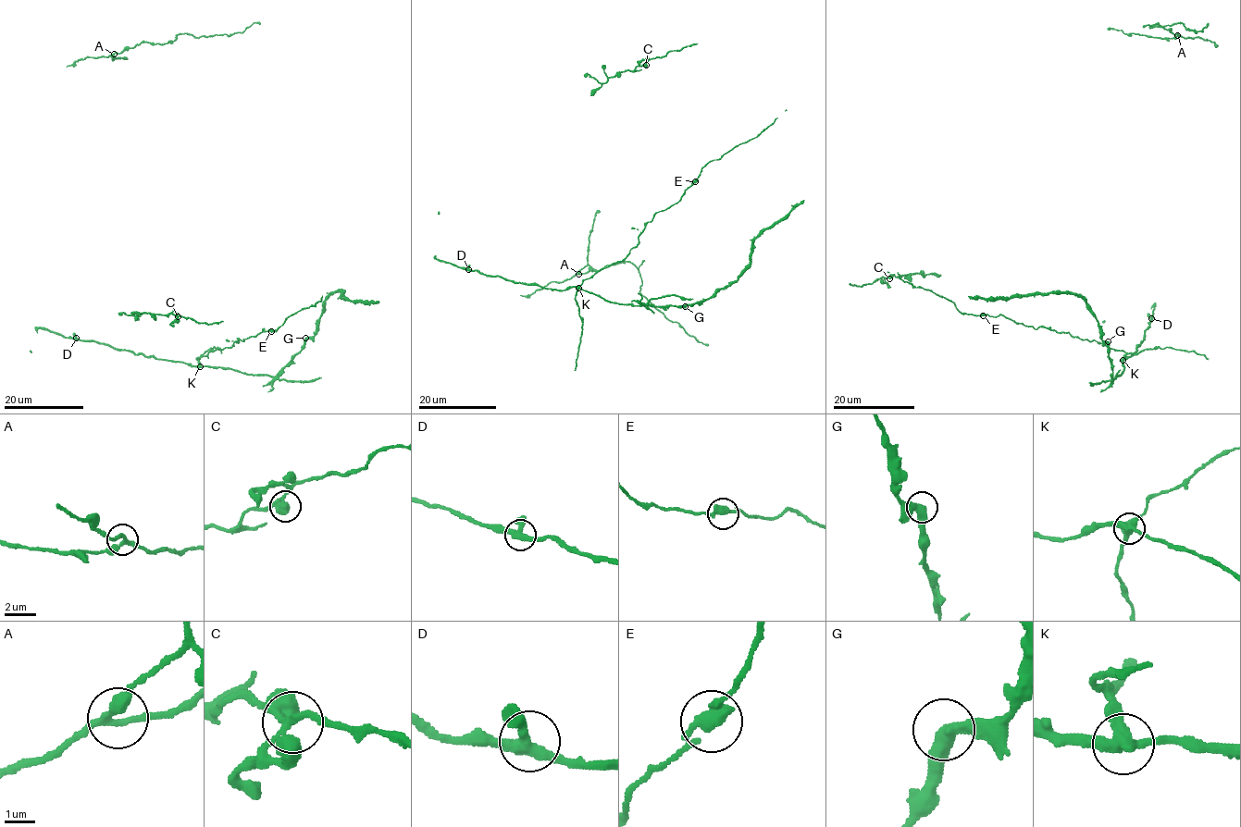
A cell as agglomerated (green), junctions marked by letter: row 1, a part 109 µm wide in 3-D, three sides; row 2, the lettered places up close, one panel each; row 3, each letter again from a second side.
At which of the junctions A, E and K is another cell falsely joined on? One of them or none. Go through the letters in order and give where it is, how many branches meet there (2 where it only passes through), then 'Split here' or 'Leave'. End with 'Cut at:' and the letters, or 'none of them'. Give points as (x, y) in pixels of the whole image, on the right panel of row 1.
A: Place: (1177, 35). Branches: 3. Leave
E: Place: (983, 315). Branches: 2. Leave
K: Place: (1123, 360). Branches: 3. Split here
Cut at: K

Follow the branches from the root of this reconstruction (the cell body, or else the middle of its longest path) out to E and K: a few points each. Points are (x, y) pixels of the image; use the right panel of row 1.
E: (1143, 339), (1136, 352), (1123, 359), (1123, 351), (1068, 332), (1041, 327), (1036, 329), (1001, 315), (983, 315)
K: (1143, 339), (1136, 346), (1136, 352), (1123, 360)

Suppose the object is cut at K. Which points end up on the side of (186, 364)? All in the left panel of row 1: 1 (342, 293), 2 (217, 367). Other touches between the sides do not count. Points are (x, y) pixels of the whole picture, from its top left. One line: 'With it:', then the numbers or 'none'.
With it: 1, 2

